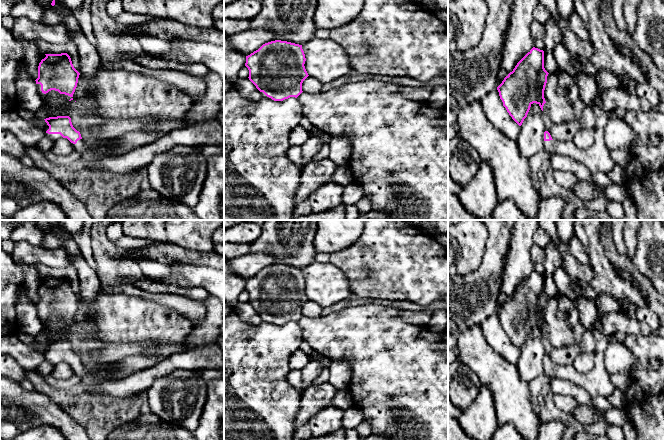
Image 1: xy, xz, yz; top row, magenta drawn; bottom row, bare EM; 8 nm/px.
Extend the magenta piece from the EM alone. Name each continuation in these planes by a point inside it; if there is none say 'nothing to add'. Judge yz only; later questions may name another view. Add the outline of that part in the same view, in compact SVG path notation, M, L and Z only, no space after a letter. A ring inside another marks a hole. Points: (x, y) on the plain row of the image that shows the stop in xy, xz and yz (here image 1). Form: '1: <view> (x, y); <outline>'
1: yz (549, 370); M554 364L544 365L544 375L546 377L554 379L555 378L554 371L555 371Z

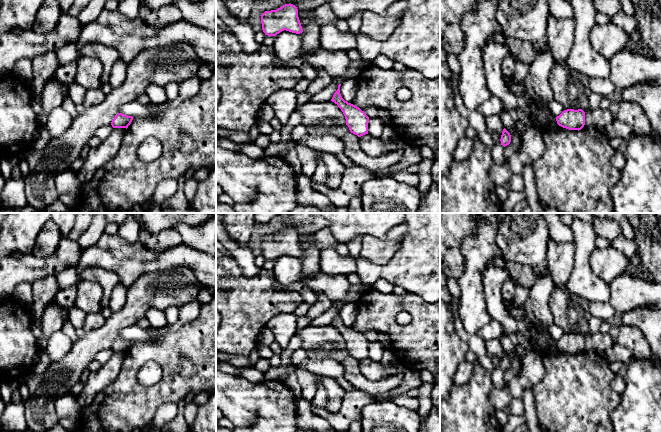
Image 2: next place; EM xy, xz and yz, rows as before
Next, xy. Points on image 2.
nothing to add

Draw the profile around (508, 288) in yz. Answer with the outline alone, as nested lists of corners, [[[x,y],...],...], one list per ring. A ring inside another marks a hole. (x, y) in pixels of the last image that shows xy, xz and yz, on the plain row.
[[[511,278],[502,285],[501,293],[504,301],[512,302],[515,296],[515,284]]]

